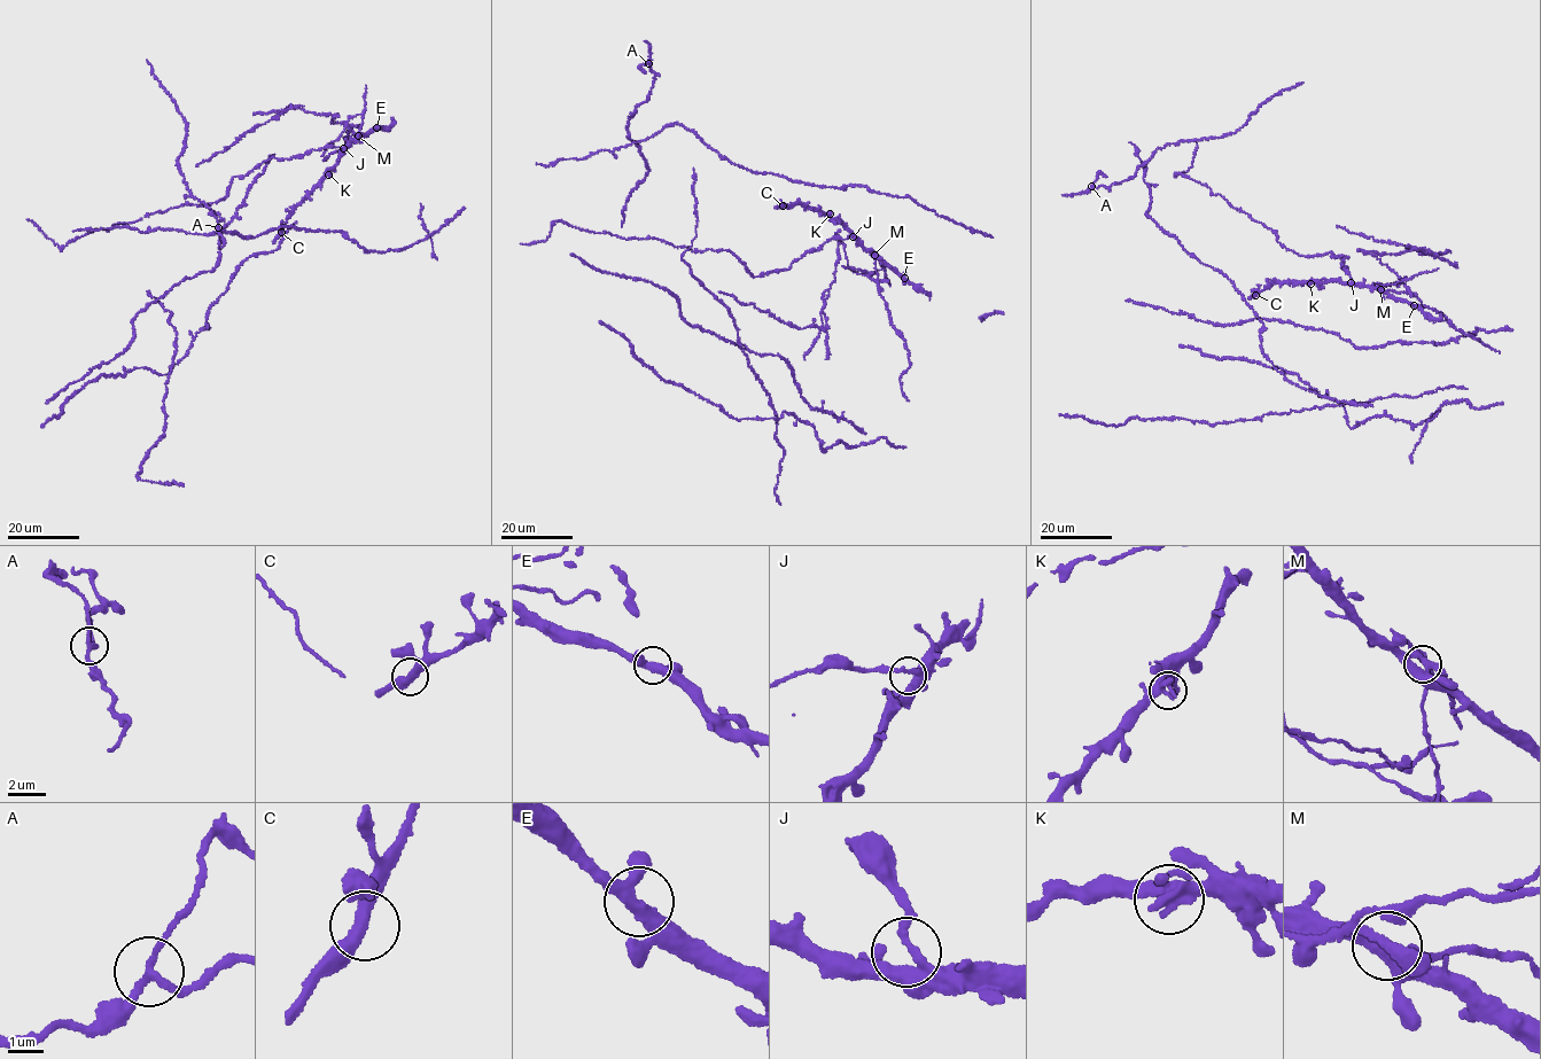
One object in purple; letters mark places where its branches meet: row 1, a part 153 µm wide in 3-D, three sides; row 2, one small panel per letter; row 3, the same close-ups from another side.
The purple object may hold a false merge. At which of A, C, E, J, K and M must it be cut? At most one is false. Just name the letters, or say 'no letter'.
M

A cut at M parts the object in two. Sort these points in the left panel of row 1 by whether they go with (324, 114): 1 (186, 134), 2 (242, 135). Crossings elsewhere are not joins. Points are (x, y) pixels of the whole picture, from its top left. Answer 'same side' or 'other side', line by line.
1: other side
2: same side

